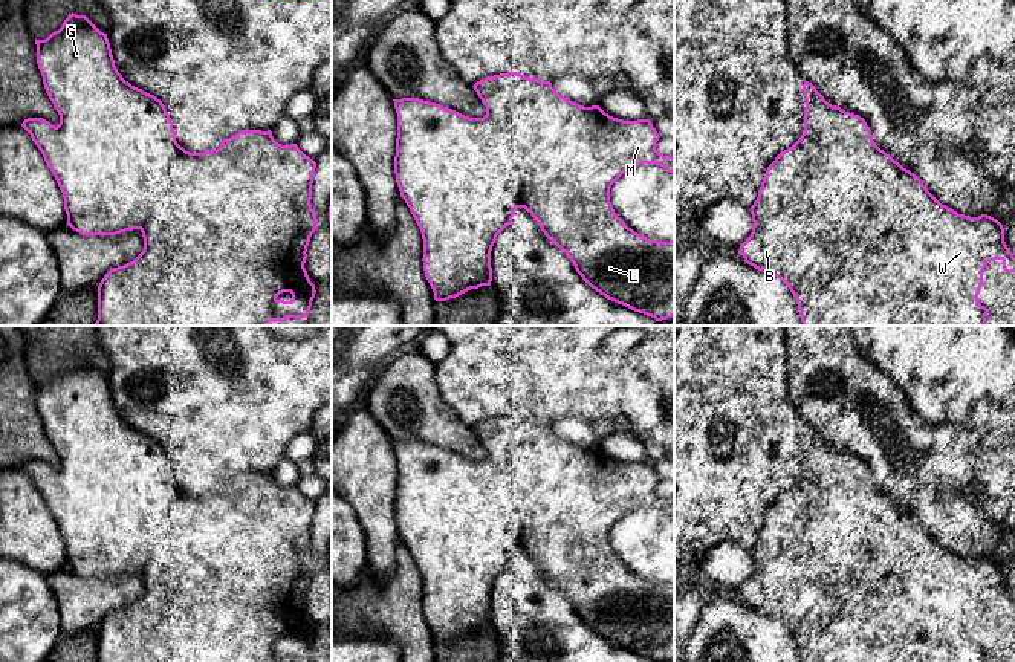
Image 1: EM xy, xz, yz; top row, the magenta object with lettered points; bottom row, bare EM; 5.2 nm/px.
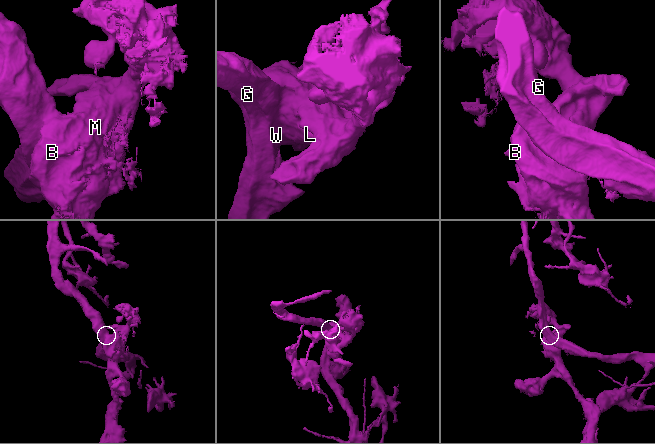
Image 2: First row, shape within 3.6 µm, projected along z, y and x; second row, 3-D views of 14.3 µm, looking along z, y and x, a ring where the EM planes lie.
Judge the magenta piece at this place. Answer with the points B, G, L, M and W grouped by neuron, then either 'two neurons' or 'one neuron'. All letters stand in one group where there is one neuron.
B L M / G W | two neurons

